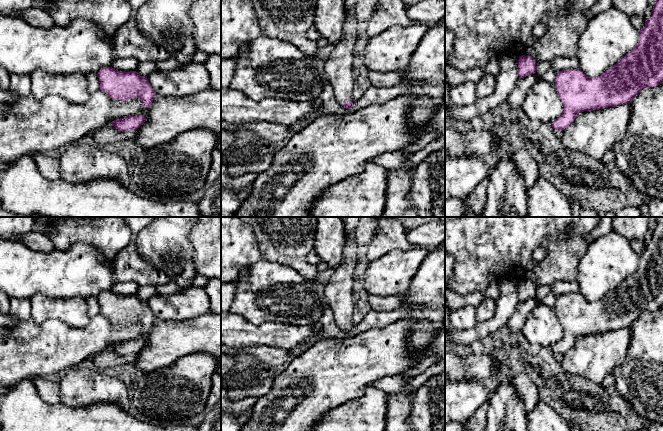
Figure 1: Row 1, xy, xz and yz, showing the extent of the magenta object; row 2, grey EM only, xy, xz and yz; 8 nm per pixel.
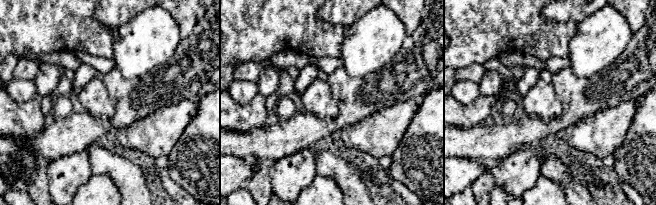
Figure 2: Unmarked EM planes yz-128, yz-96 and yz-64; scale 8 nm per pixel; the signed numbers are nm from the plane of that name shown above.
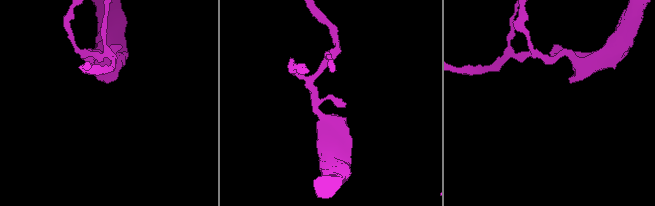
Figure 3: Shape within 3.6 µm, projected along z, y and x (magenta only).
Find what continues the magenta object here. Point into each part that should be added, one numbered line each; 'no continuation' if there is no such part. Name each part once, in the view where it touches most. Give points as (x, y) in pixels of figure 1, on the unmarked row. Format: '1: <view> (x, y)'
1: xz (338, 291)

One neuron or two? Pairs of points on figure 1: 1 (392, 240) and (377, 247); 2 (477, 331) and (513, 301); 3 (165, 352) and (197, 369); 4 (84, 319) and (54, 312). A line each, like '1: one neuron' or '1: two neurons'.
1: one neuron
2: one neuron
3: two neurons
4: one neuron

